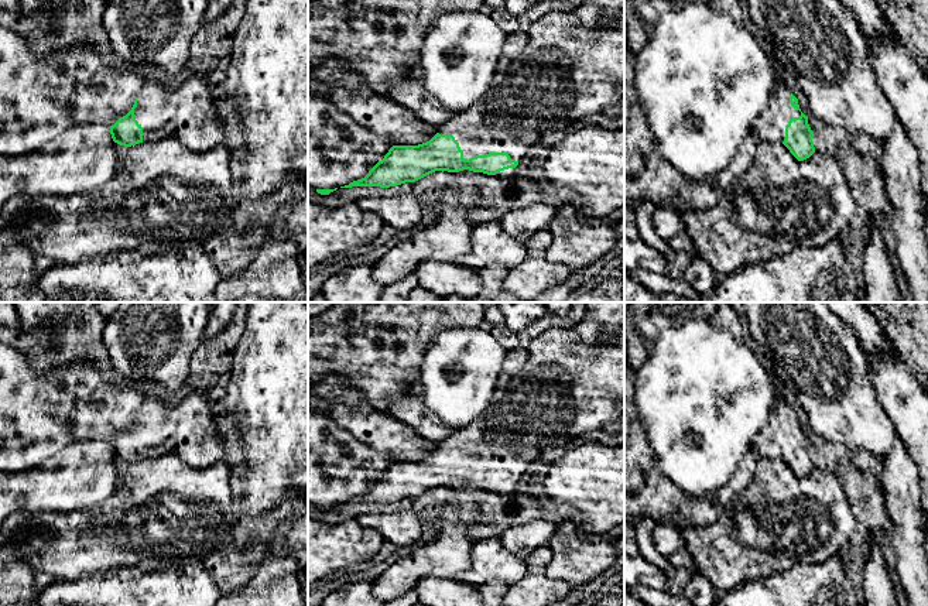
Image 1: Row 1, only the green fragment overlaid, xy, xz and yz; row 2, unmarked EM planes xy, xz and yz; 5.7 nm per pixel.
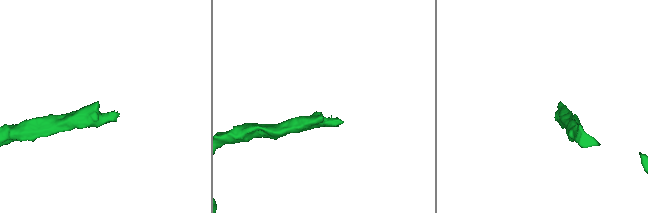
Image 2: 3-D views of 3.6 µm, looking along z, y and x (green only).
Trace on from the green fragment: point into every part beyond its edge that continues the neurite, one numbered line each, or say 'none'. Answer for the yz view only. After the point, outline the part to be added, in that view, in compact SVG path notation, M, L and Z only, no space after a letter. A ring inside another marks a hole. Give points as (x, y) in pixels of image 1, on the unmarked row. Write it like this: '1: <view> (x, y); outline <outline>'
1: yz (770, 442); outline M785 401L773 405L770 417L761 431L754 436L750 449L757 458L783 459L785 442L791 434L799 434L801 428L790 420L791 407Z

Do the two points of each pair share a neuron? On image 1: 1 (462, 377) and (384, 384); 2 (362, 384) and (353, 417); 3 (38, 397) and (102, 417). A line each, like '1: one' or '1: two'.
1: two
2: two
3: one

